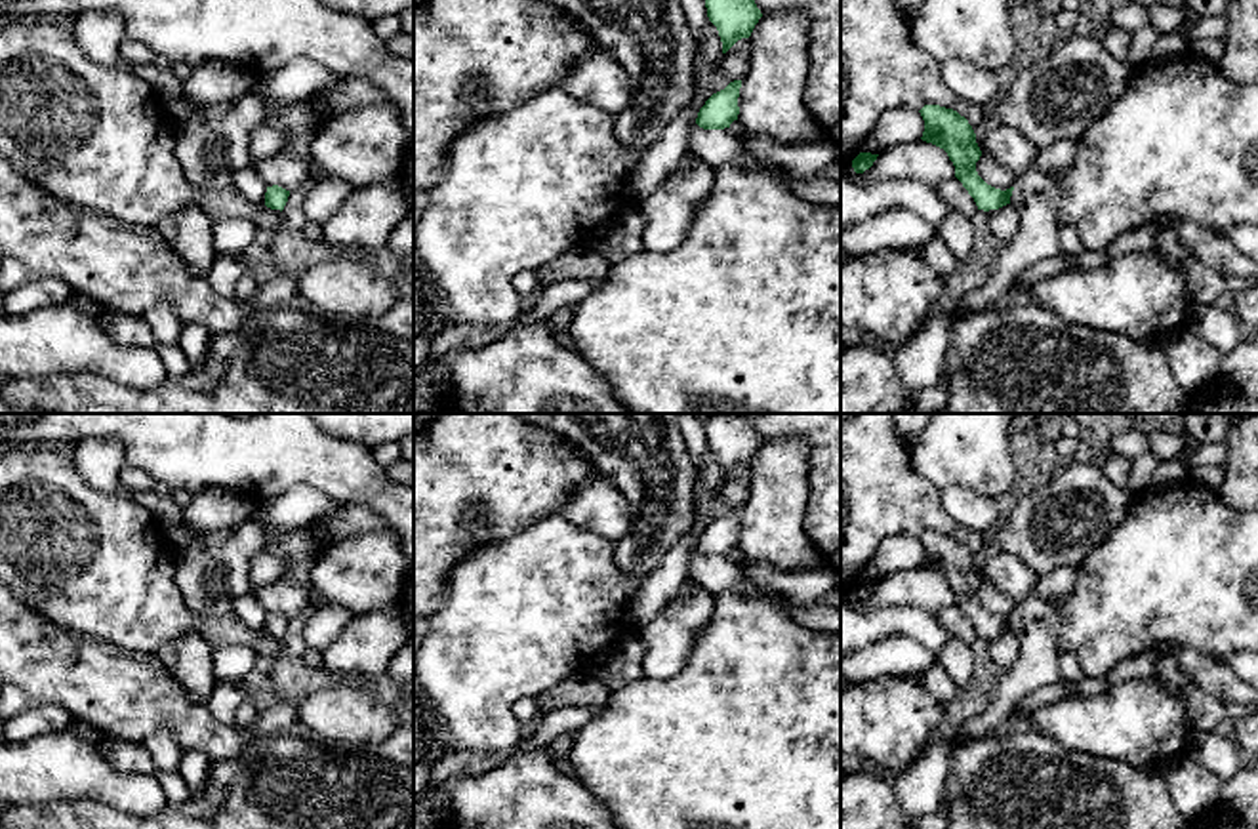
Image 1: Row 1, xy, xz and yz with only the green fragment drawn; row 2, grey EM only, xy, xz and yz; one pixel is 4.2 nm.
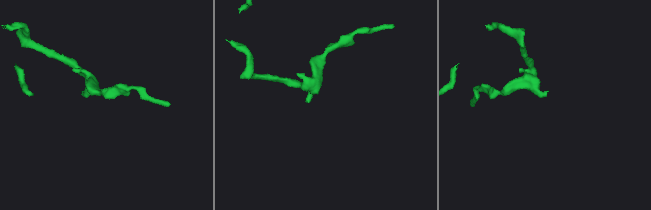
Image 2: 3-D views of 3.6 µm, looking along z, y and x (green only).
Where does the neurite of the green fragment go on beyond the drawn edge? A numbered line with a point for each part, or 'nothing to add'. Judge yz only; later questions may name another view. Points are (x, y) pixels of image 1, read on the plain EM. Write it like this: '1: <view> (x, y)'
1: yz (1035, 624)

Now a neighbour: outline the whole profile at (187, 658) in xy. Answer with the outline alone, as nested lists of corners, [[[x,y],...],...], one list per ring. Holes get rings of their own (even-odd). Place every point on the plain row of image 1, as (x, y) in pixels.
[[[187,633],[166,642],[156,656],[196,701],[210,699],[217,682],[213,648],[198,633]]]

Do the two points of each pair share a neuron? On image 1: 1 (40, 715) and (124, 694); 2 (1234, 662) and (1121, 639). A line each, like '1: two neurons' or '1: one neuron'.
1: two neurons
2: two neurons

